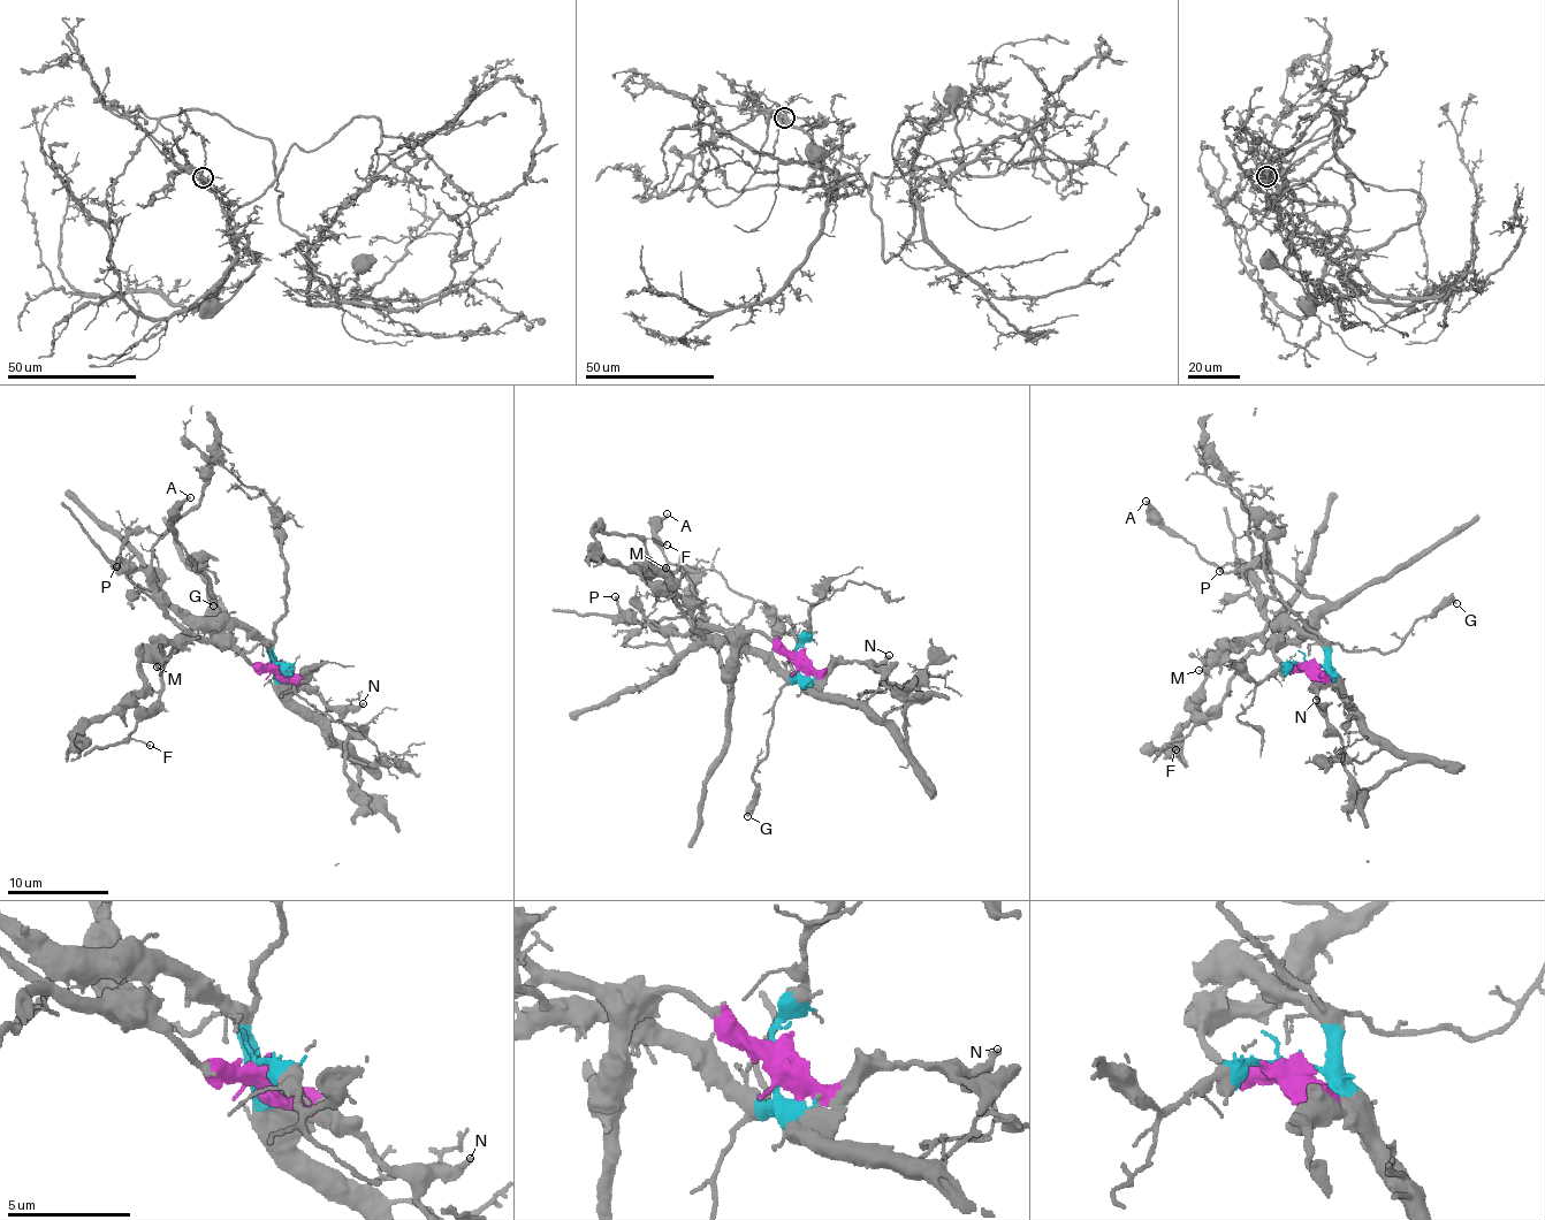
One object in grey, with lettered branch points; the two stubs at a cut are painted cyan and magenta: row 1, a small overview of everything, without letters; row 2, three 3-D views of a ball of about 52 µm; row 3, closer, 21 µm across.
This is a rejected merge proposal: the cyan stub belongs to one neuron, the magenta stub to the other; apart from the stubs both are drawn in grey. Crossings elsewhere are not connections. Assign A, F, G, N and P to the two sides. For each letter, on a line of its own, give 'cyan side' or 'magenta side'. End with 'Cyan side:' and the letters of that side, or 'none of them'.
A: magenta side
F: cyan side
G: cyan side
N: magenta side
P: magenta side
Cyan side: F, G

